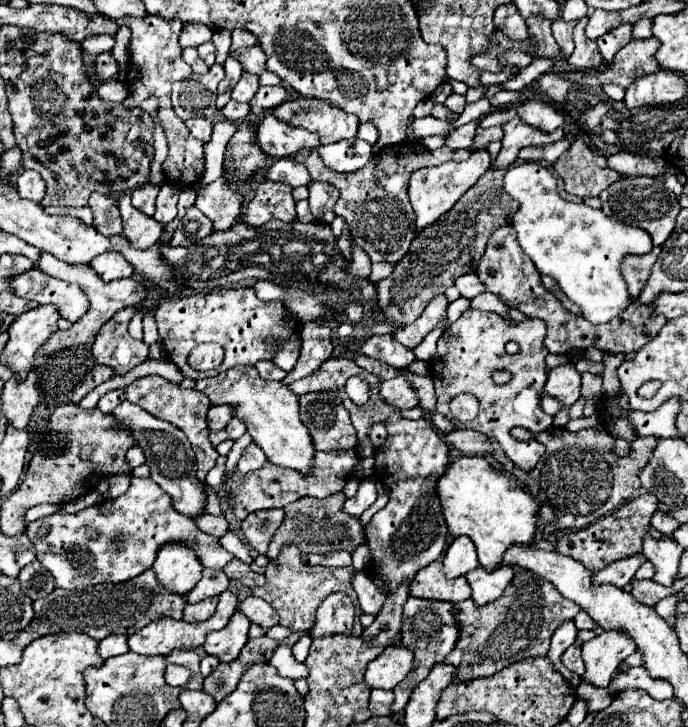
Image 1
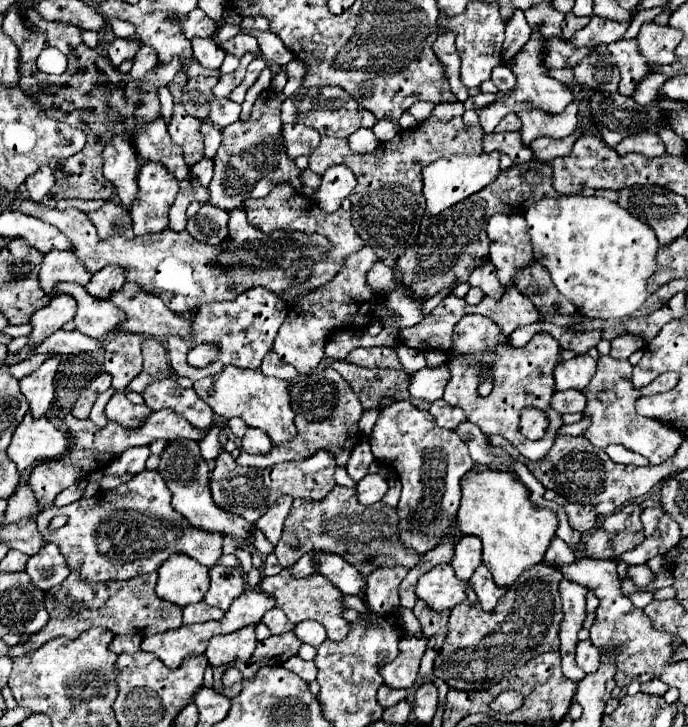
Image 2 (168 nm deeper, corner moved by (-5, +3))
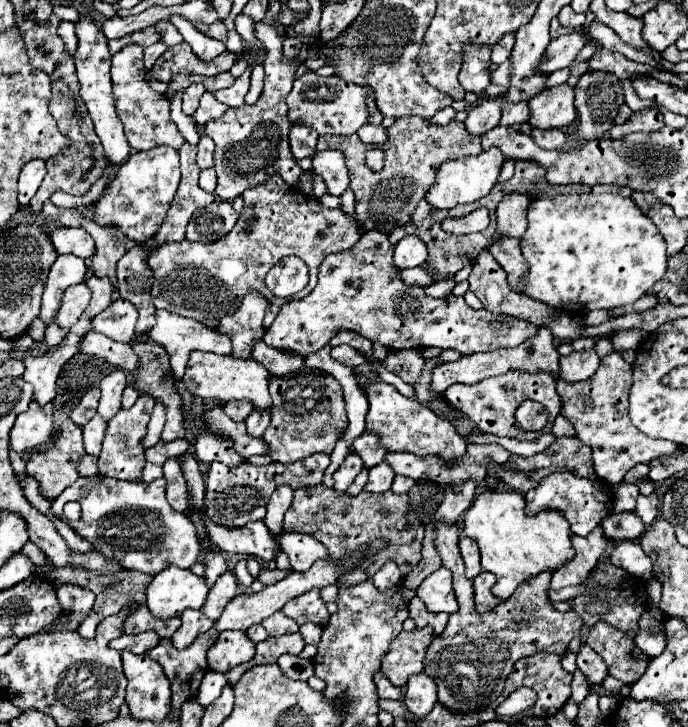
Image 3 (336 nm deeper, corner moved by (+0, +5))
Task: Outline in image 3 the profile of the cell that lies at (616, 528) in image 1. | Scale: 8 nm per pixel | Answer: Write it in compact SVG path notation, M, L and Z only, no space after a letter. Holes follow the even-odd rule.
M621 512L621 514L609 514L607 518L603 518L603 528L605 534L611 540L635 540L643 534L645 526L639 520L639 516L635 512Z

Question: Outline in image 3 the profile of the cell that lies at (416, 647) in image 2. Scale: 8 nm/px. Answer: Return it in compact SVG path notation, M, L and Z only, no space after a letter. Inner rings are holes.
M415 628L411 632L401 632L383 656L381 672L391 680L393 686L405 686L411 674L423 672L423 658L427 646L433 642L431 628Z

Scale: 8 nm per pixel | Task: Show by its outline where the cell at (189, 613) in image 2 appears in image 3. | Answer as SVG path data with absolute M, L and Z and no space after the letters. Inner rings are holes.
M185 610L181 616L181 622L183 622L181 628L171 638L177 650L191 646L191 642L195 642L195 636L207 632L213 626L213 622L201 610Z

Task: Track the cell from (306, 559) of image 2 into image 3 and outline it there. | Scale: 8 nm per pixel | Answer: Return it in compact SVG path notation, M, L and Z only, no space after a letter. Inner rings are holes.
M265 568L265 570L259 572L257 580L263 582L263 584L275 584L275 582L283 580L287 574L289 574L289 572L283 572L283 570L267 570L267 568Z

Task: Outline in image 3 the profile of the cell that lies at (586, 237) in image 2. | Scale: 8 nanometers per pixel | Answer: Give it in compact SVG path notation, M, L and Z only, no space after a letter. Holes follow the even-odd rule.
M559 194L555 198L533 200L529 206L529 226L525 234L519 244L529 266L527 276L523 278L523 294L533 300L553 304L559 310L613 310L633 304L667 272L667 244L657 226L635 206L631 198L617 194Z

